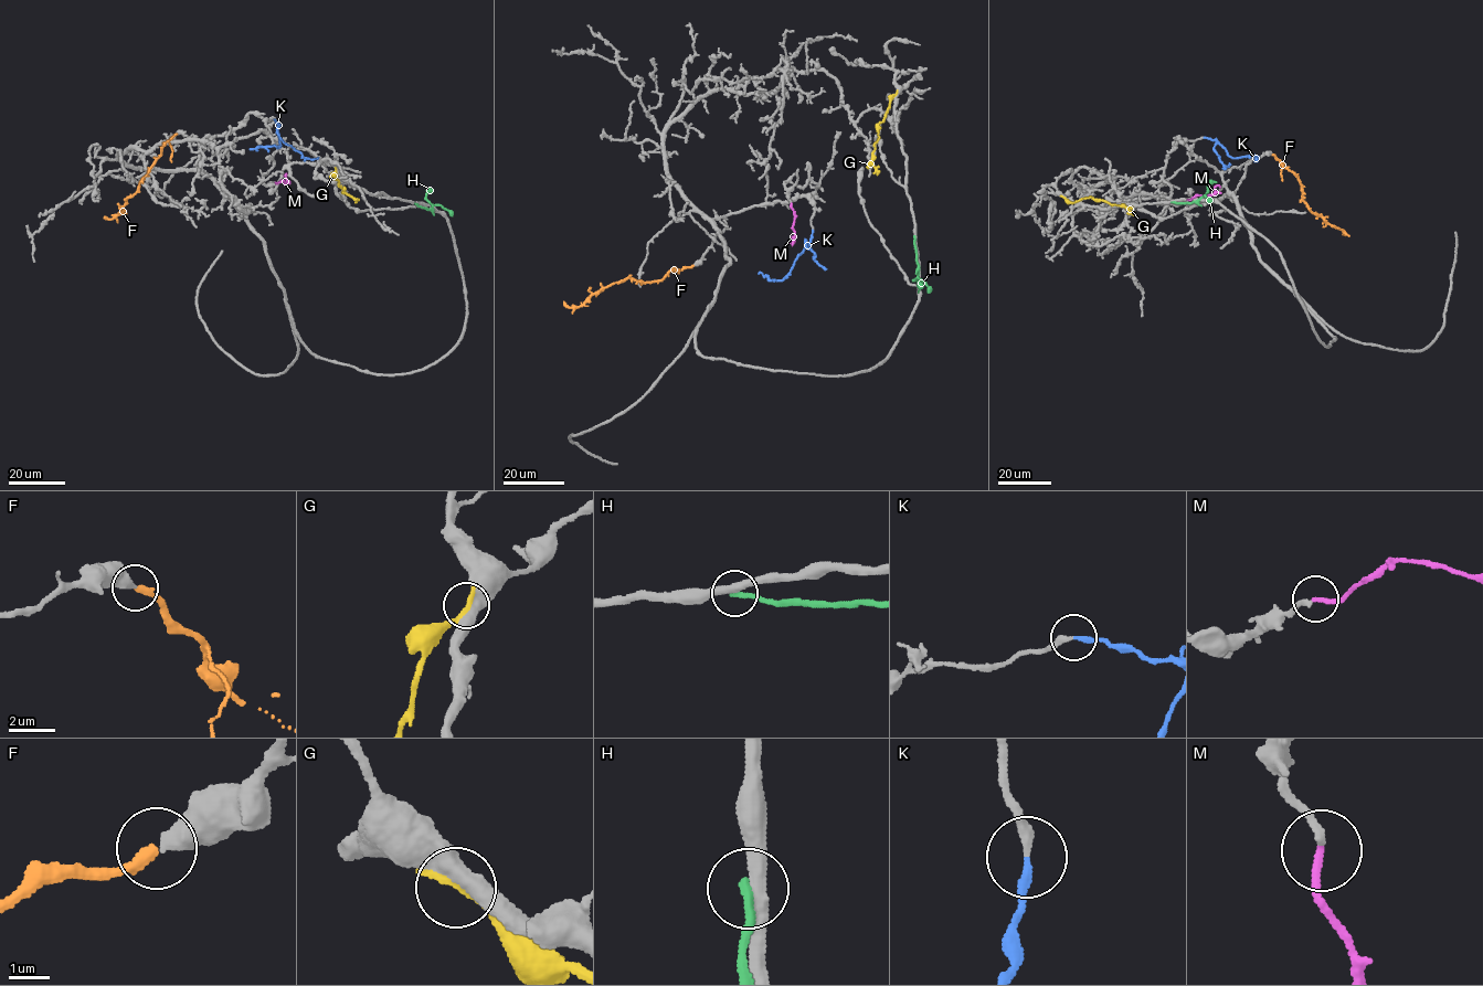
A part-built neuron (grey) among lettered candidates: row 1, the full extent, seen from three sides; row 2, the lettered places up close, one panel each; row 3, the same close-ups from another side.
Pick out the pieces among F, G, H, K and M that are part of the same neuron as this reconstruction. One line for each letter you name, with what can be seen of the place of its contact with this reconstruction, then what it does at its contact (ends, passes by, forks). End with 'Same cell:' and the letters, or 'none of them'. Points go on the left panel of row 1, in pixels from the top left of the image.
F: contact (177, 134); it ends
K: contact (274, 119); it ends
M: contact (275, 182); it ends
Same cell: F, K, M

